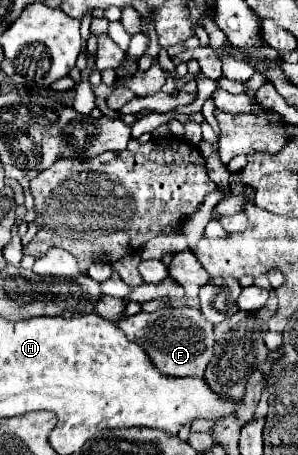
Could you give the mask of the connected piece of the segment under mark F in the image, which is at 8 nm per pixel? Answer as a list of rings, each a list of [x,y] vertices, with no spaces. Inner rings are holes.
[[[159,308],[157,312],[139,312],[129,318],[115,322],[119,330],[131,340],[145,348],[145,354],[153,366],[165,376],[203,376],[213,356],[213,326],[195,308]]]

